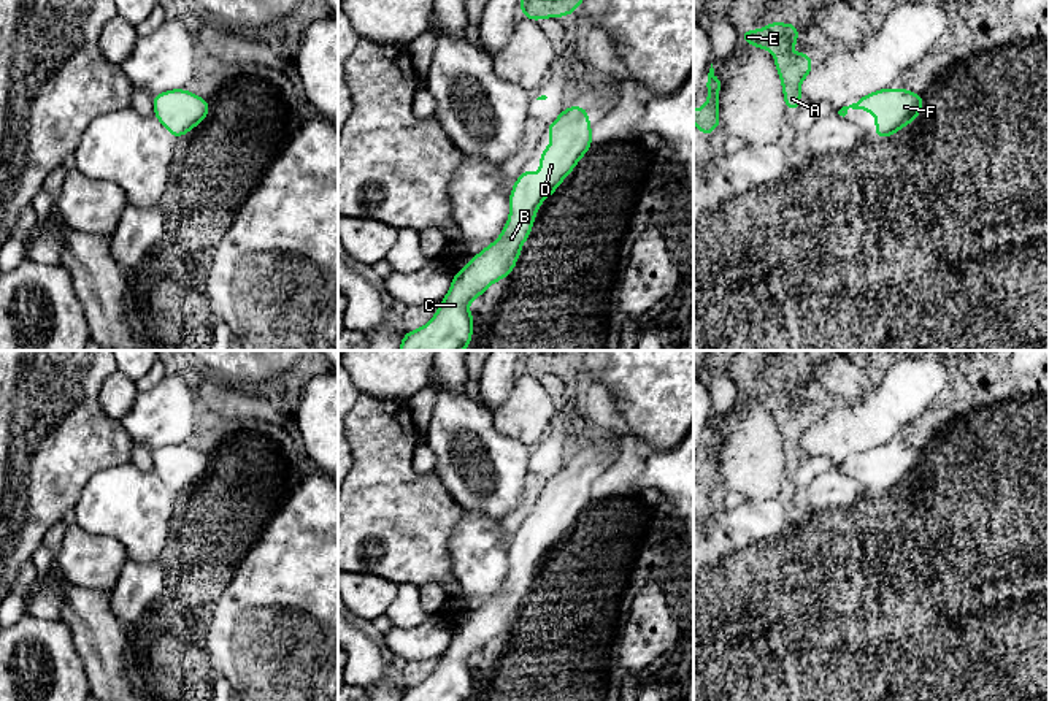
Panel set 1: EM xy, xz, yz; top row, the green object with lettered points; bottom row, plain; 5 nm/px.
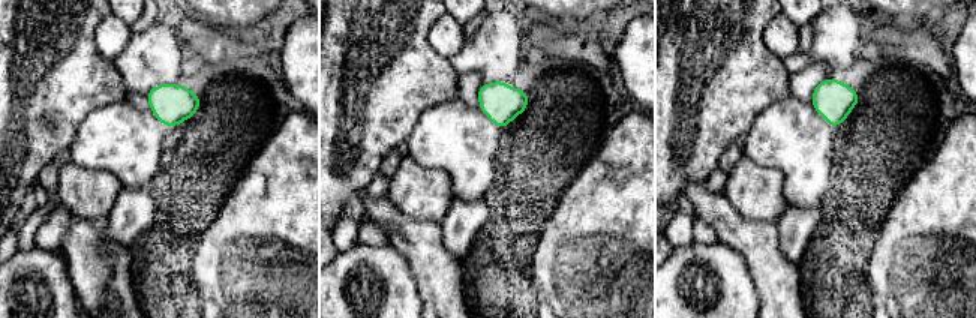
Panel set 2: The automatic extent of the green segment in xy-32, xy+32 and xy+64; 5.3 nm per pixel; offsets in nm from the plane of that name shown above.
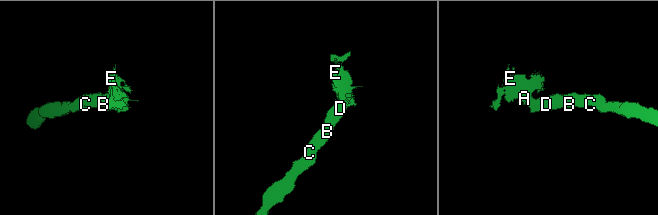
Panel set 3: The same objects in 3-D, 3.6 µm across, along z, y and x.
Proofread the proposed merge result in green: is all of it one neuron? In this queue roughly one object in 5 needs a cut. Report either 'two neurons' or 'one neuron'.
one neuron

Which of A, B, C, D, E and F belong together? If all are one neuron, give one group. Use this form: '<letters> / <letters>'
A B C D E F

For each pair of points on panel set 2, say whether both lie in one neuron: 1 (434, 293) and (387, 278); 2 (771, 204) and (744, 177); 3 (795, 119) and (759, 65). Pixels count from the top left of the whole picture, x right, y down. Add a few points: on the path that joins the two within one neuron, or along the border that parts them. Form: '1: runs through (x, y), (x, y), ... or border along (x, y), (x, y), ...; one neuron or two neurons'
1: border along (402, 254), (422, 302); two neurons
2: runs through (765, 198), (750, 183); one neuron
3: border along (789, 93), (768, 105), (753, 120); two neurons

